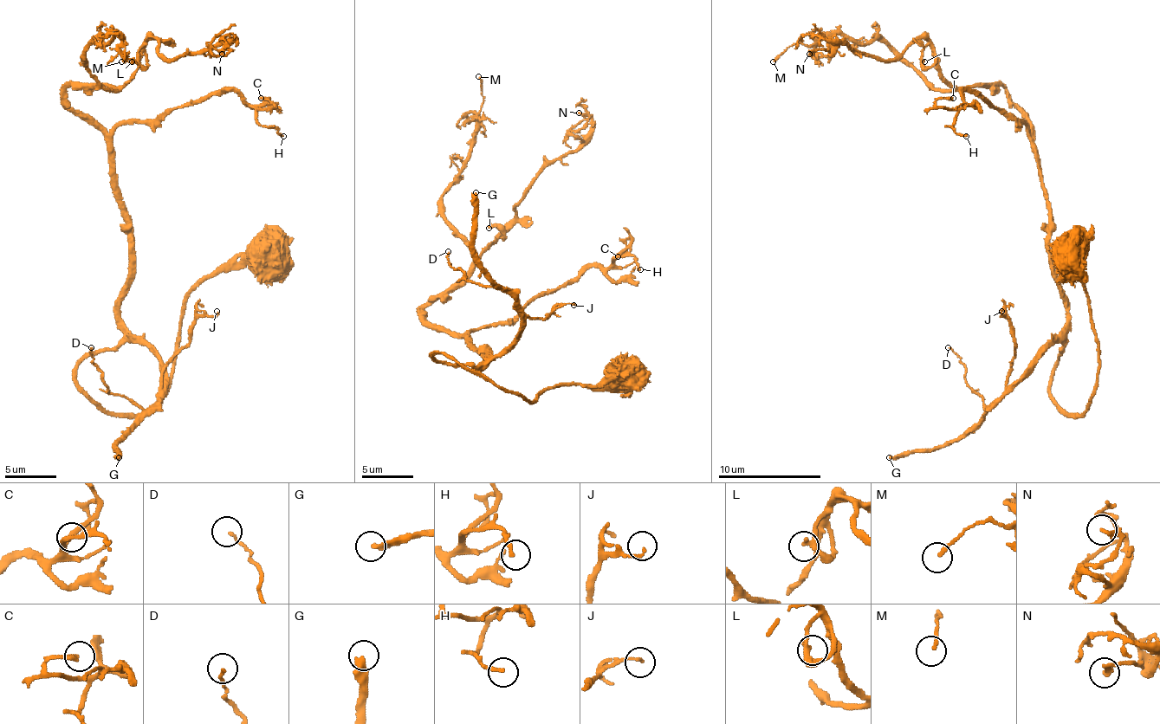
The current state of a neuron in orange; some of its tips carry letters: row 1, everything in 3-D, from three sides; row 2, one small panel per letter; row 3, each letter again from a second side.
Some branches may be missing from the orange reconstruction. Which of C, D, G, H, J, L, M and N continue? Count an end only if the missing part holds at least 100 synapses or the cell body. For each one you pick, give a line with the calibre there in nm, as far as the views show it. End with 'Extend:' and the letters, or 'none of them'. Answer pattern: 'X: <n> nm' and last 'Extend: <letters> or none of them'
G: 320 nm
Extend: G

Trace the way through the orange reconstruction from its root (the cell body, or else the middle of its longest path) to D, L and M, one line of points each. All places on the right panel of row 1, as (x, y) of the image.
D: (1071, 252), (1081, 262), (1099, 365), (1081, 414), (1069, 414), (1051, 393), (1061, 342), (989, 409), (948, 347)
L: (1071, 252), (1099, 365), (1081, 414), (1051, 393), (1066, 295), (1033, 126), (1004, 87), (924, 61)
M: (1071, 252), (1099, 365), (1081, 414), (1051, 393), (1066, 295), (1007, 90), (935, 90), (838, 34), (773, 61)

